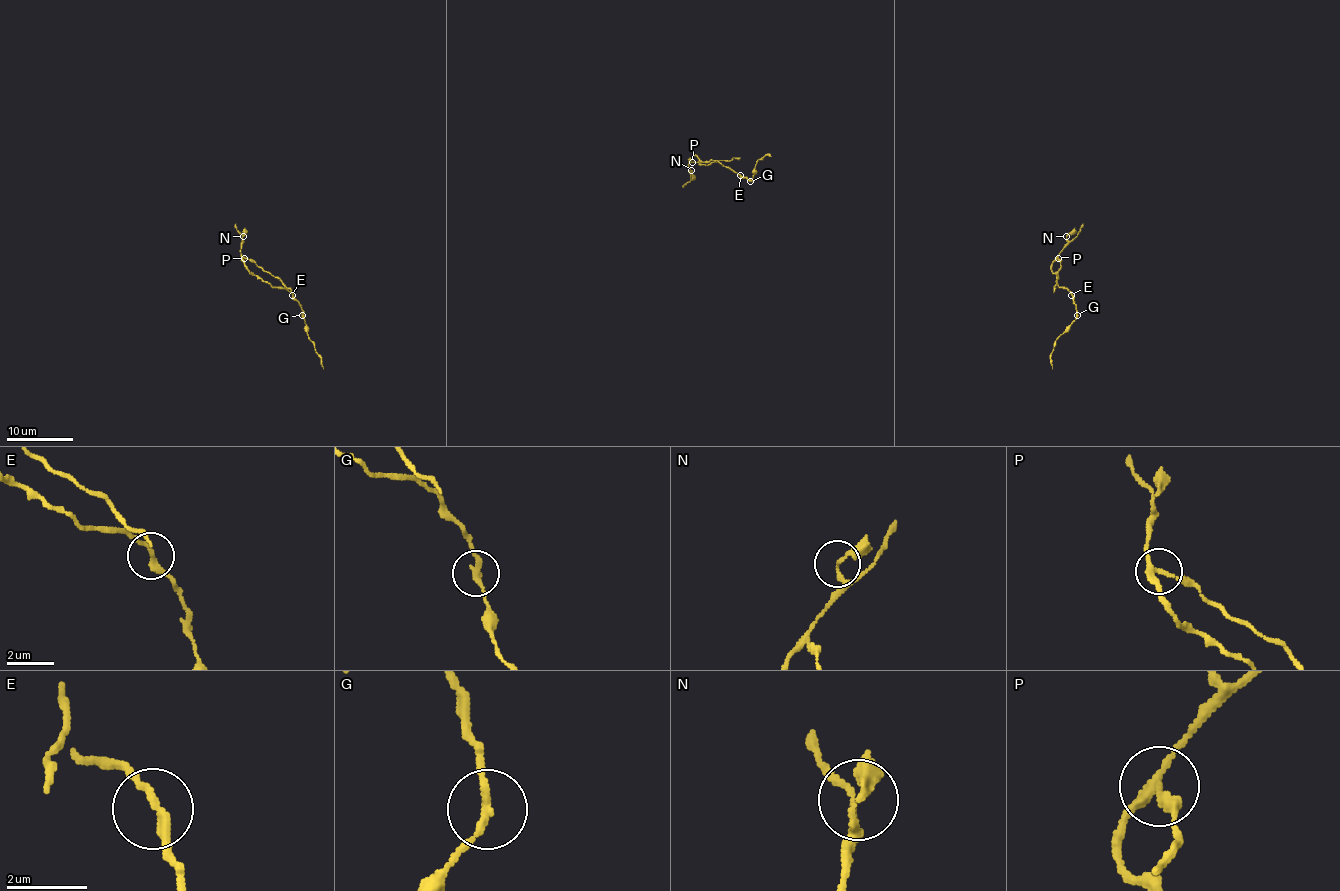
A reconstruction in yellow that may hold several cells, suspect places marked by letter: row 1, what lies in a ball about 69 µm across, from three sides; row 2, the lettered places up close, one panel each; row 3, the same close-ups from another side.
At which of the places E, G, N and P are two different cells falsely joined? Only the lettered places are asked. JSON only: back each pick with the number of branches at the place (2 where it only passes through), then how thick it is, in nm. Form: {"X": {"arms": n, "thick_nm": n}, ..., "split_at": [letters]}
{"G": {"arms": 2, "thick_nm": 180}, "P": {"arms": 3, "thick_nm": 200}, "split_at": ["G", "P"]}

